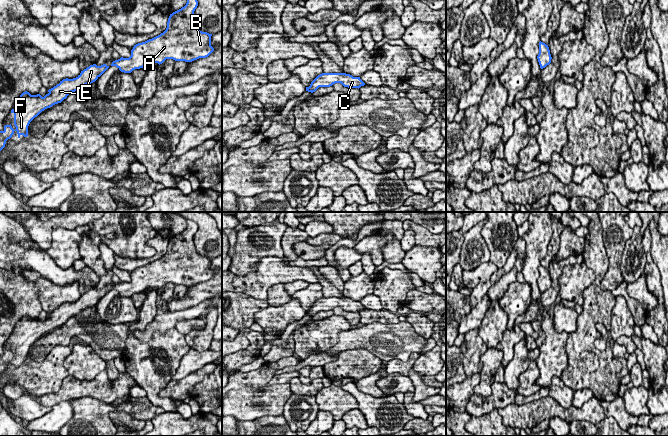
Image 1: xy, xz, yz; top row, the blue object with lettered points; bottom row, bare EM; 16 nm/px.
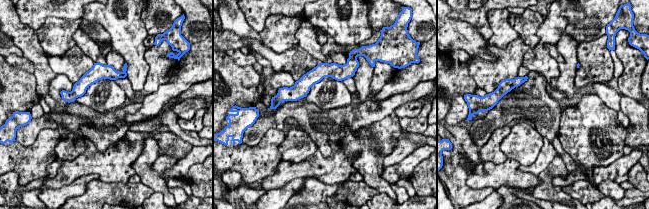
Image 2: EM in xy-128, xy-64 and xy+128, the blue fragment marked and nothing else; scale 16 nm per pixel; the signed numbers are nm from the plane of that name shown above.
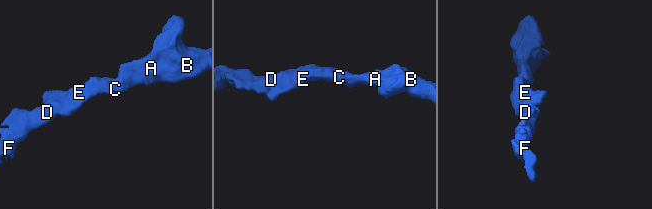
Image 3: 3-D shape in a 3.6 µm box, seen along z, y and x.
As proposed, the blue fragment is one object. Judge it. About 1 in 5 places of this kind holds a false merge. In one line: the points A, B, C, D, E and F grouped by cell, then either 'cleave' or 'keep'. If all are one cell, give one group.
A B C D E F; keep

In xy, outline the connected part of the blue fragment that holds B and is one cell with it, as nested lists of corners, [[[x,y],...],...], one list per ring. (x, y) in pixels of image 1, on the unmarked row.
[[[187,220],[187,227],[170,238],[166,254],[160,259],[134,269],[129,282],[121,281],[112,286],[121,296],[131,297],[148,287],[162,288],[166,283],[192,286],[208,281],[214,272],[211,260],[200,255],[194,245],[194,235],[198,230],[196,222]]]

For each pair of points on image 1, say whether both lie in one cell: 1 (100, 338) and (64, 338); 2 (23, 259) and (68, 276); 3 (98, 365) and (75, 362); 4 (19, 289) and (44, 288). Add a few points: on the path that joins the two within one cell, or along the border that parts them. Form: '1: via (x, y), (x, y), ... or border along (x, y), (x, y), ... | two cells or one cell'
1: via (91, 332), (73, 332) | one cell
2: via (34, 259), (44, 264), (57, 276) | one cell
3: via (92, 364), (81, 363) | one cell
4: border along (33, 282), (38, 291), (38, 300), (42, 309) | two cells

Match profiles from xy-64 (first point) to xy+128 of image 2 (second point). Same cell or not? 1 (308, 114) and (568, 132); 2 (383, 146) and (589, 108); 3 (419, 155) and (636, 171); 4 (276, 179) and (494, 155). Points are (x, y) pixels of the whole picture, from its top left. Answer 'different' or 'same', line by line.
1: different
2: same
3: different
4: different

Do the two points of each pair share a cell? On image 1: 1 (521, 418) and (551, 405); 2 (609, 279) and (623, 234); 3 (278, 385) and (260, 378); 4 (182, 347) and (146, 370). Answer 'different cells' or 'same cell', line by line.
1: same cell
2: same cell
3: different cells
4: same cell

